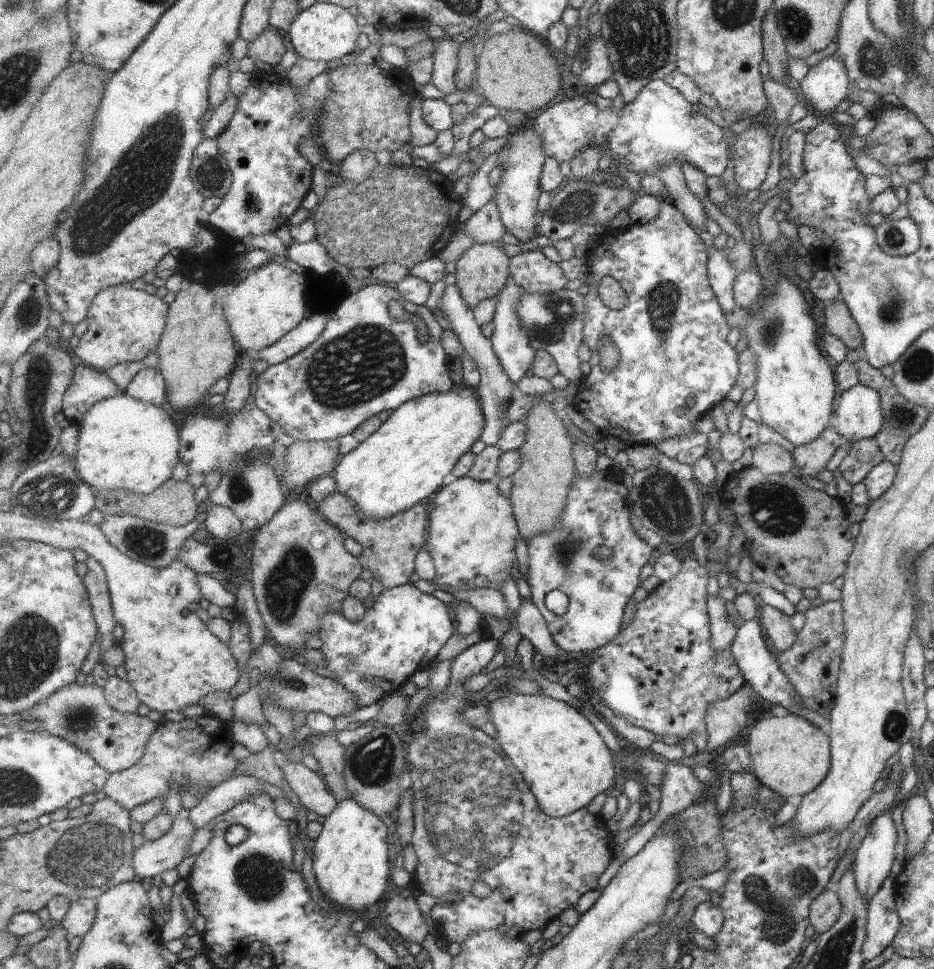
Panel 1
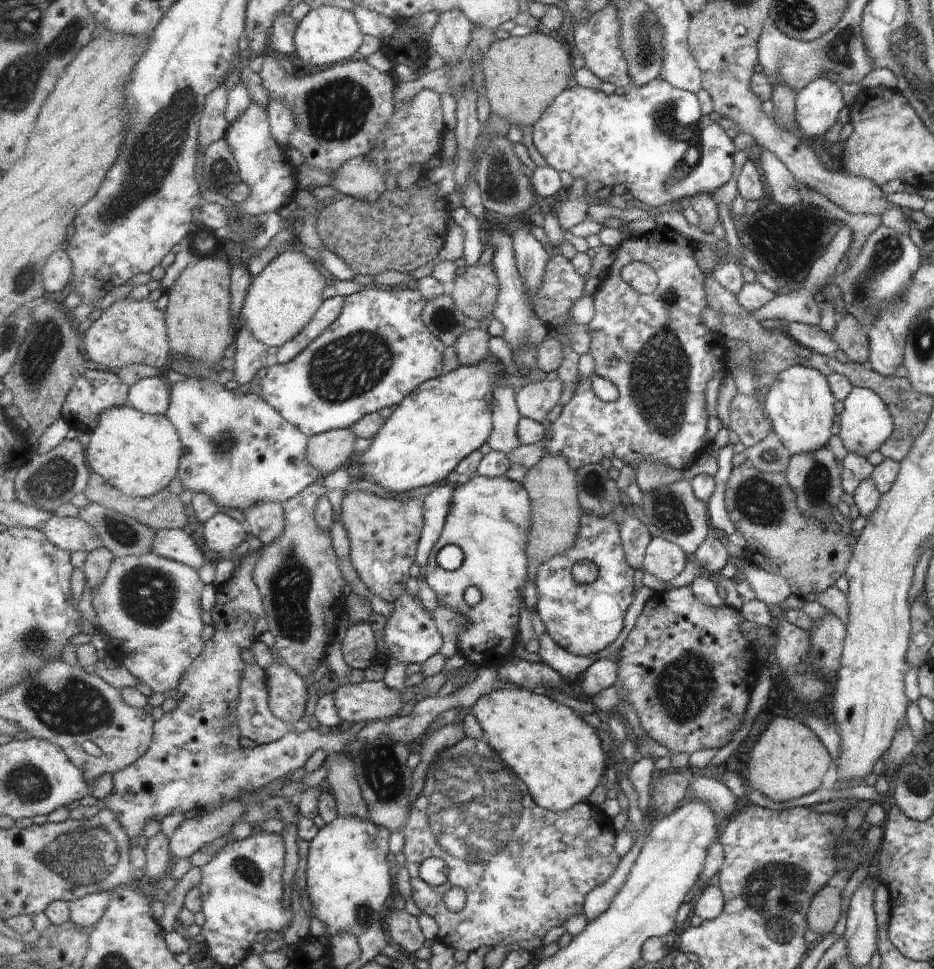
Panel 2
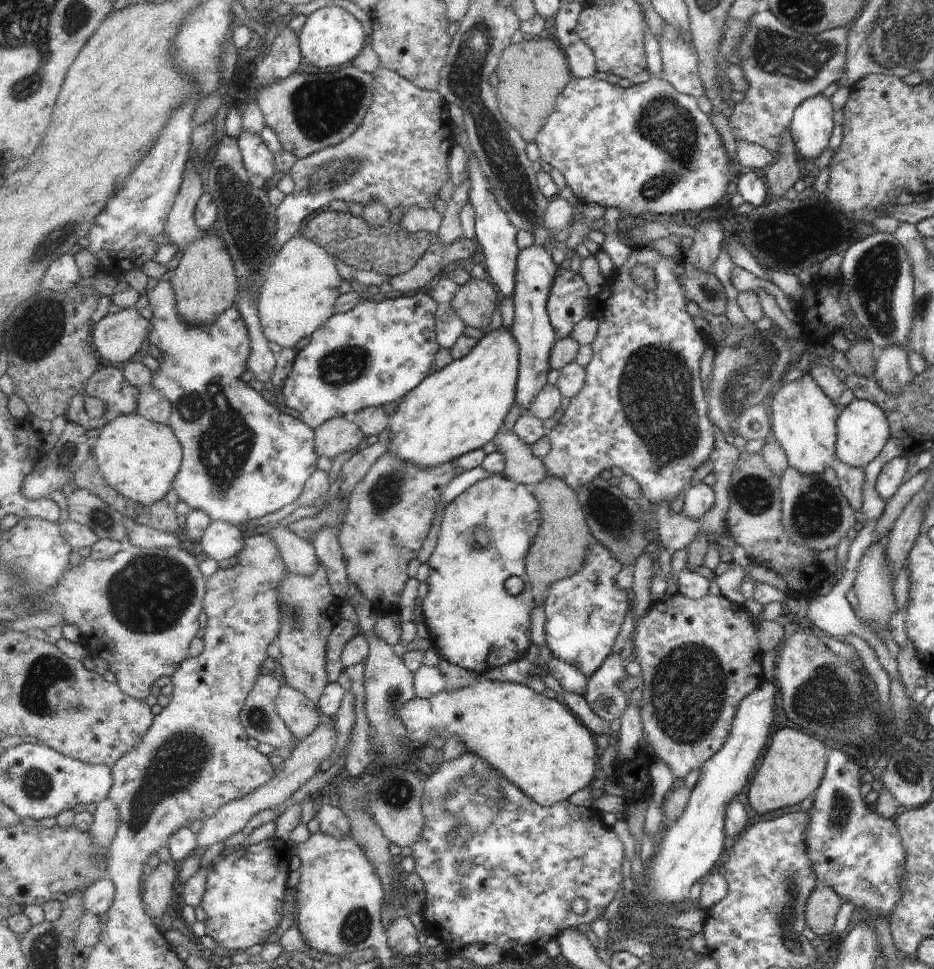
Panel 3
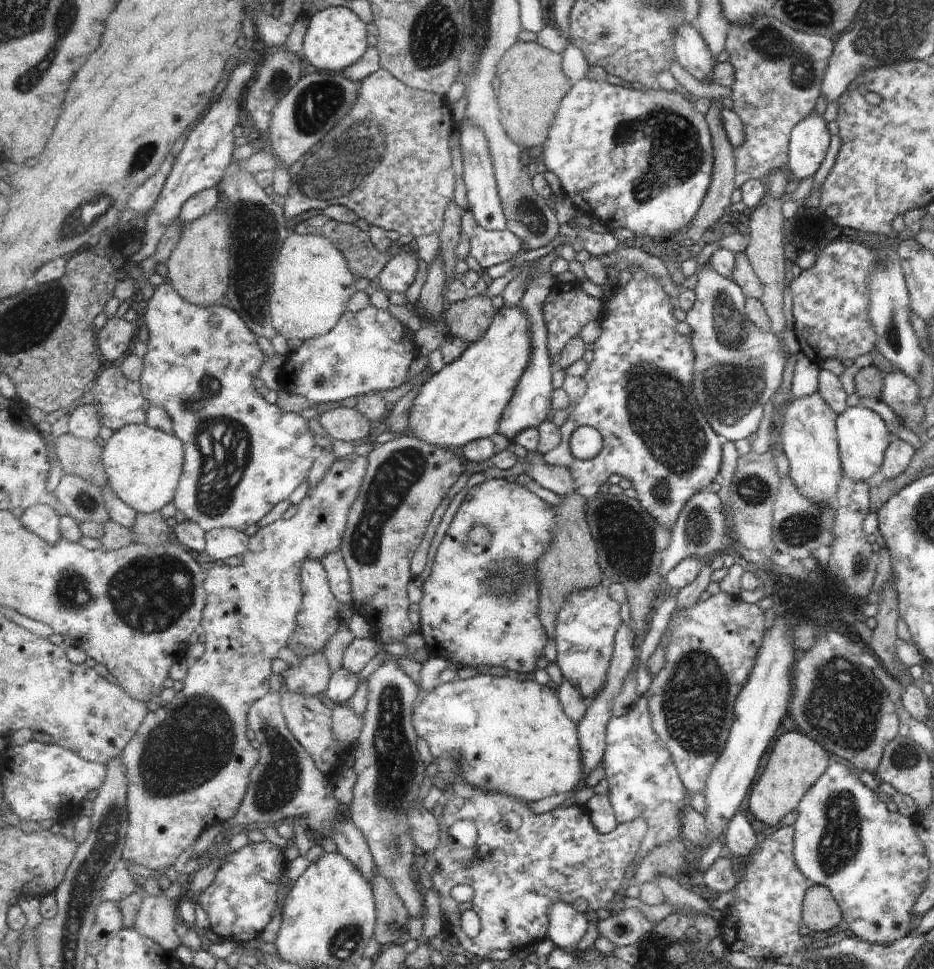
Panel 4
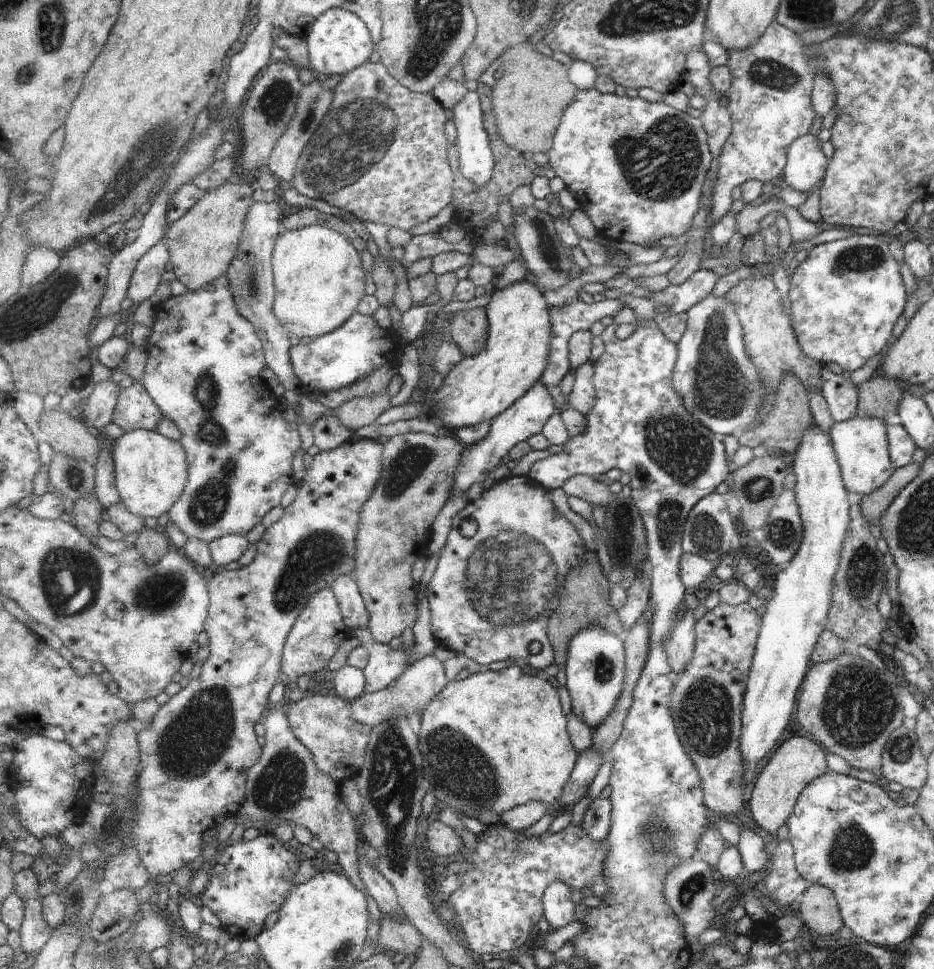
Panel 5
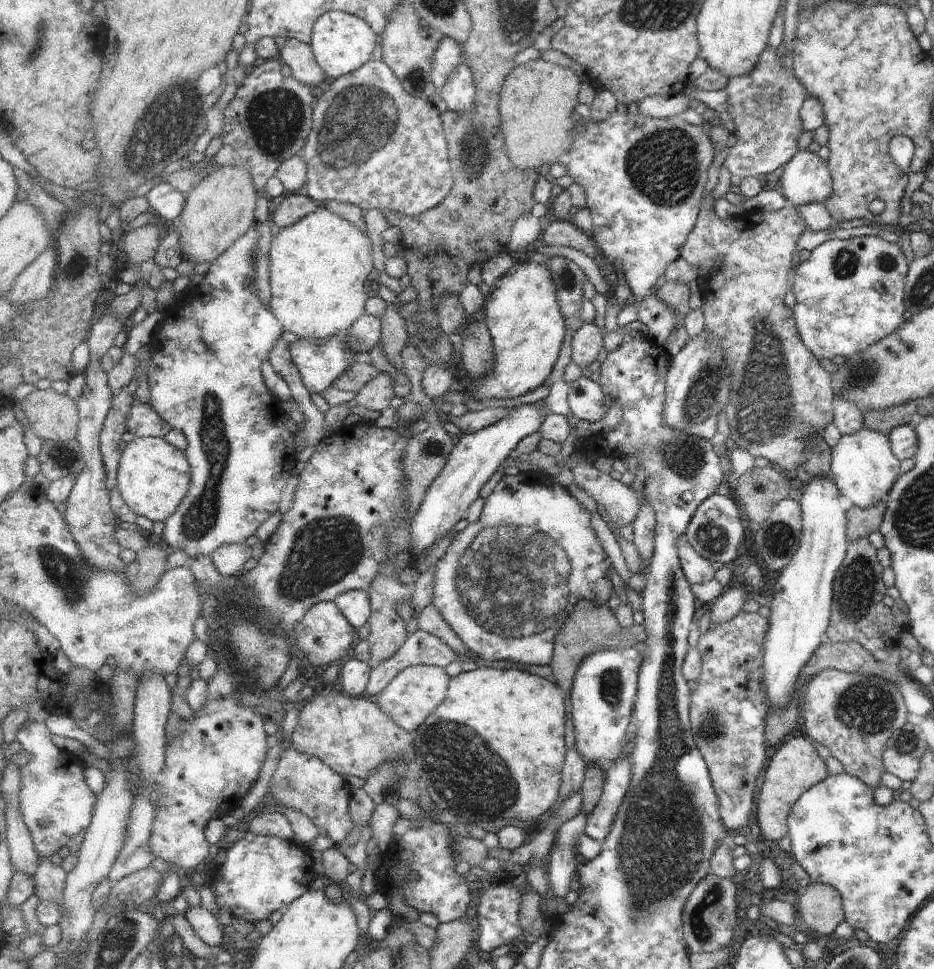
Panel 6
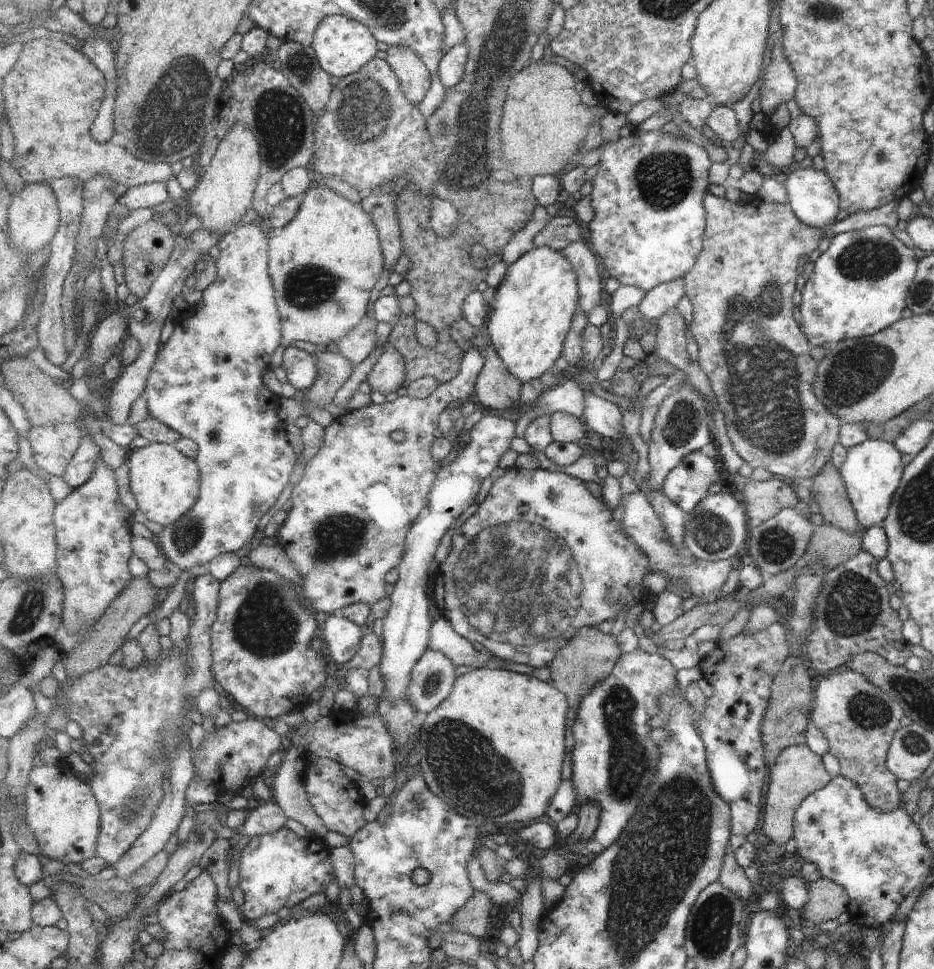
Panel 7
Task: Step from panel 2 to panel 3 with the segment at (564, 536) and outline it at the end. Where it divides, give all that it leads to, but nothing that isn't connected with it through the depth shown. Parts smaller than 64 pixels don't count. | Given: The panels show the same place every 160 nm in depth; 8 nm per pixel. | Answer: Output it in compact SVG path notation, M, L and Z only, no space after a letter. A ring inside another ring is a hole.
M548 474L543 482L535 486L533 493L540 502L543 522L530 548L526 568L536 603L544 607L553 583L586 570L588 548L593 544L594 539L578 493L565 480Z

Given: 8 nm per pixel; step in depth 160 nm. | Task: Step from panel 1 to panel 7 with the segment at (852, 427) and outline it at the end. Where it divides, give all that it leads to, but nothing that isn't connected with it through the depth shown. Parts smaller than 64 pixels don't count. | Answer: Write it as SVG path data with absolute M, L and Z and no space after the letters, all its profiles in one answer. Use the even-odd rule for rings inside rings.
M867 439L861 444L846 450L846 457L837 469L841 475L844 489L861 527L879 526L888 513L891 496L899 484L903 463L900 452L893 443L877 439Z

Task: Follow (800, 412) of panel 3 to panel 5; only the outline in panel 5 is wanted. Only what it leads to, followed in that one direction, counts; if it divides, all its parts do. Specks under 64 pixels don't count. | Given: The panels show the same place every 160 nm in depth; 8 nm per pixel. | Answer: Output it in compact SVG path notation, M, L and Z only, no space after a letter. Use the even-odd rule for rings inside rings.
M813 424L803 433L790 459L796 478L792 491L802 524L802 541L786 568L776 575L772 597L762 607L763 623L756 639L744 698L741 742L749 770L777 744L777 738L790 721L797 688L803 684L811 665L809 655L823 631L821 622L830 607L833 577L850 521L852 498L844 489L828 434Z

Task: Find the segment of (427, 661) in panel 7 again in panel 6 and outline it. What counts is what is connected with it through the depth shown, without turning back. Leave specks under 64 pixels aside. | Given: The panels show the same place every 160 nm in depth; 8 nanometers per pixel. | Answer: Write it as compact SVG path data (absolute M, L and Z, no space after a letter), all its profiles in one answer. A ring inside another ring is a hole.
M417 665L401 671L393 682L377 697L378 705L392 720L400 724L407 732L415 734L437 707L448 698L451 677L445 668L437 665Z

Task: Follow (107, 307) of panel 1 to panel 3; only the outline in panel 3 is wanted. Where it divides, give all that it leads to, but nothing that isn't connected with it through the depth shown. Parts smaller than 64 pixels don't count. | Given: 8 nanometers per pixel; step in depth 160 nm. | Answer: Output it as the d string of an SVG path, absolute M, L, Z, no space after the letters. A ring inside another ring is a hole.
M135 308L122 309L118 313L107 314L94 325L93 342L97 345L97 350L101 353L102 358L107 361L107 364L118 366L138 358L143 353L150 332L151 321L143 318L139 314L139 310Z

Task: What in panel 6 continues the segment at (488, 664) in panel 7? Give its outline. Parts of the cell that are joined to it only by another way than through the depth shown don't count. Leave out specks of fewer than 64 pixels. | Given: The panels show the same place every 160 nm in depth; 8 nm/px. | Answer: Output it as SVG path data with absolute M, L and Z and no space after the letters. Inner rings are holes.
M418 629L407 637L407 642L395 656L379 667L371 669L367 696L379 696L406 668L417 665L437 665L447 668L458 661L459 655L442 638Z

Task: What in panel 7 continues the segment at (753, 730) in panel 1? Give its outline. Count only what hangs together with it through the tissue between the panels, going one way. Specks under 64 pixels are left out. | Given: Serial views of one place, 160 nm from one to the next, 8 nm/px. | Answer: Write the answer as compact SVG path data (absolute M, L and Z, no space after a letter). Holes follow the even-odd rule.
M804 744L784 748L775 759L766 784L764 819L761 830L770 841L783 846L792 837L796 808L815 789L823 788L831 780L823 769L821 757L813 754Z

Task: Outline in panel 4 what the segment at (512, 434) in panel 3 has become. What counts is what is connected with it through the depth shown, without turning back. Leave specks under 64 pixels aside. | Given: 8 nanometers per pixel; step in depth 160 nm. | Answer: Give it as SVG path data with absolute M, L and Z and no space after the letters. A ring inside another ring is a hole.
M527 452L526 458L521 459L521 463L529 463L525 473L531 473L537 484L560 496L566 497L576 492L576 482L568 468L551 466L544 461L542 454L536 454Z

